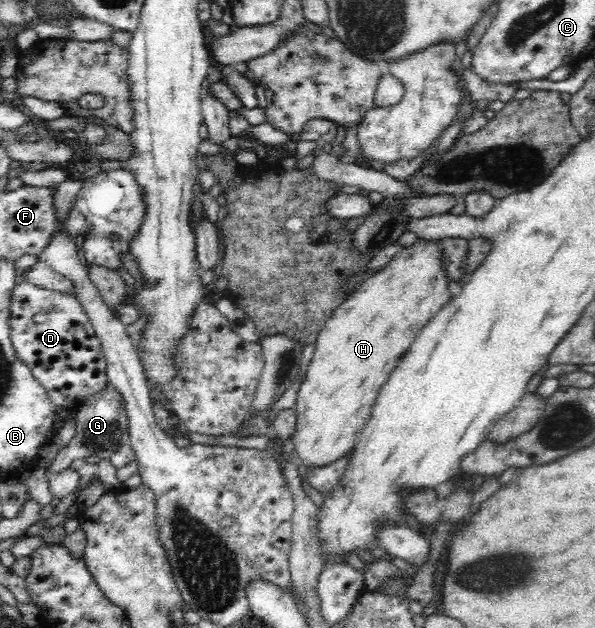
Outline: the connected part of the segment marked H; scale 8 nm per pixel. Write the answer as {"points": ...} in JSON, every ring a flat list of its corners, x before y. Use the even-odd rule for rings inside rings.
{"points":[[416,239,333,310,314,342,315,353,294,407,297,429,290,438,304,466,328,465,353,450,355,437,369,421,374,400,390,372,422,326,452,298,448,291,452,278,441,262,444,249,440,239]]}

